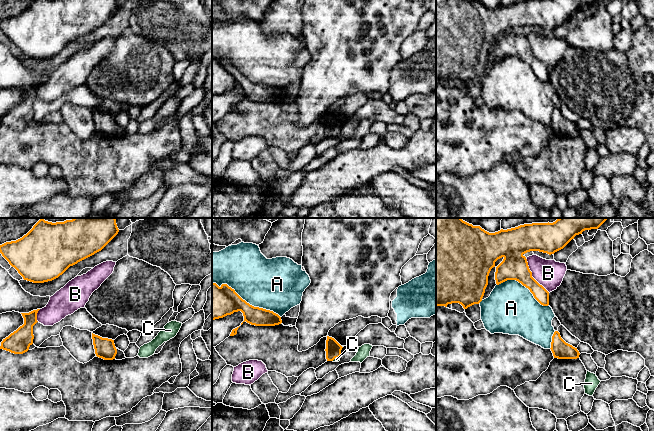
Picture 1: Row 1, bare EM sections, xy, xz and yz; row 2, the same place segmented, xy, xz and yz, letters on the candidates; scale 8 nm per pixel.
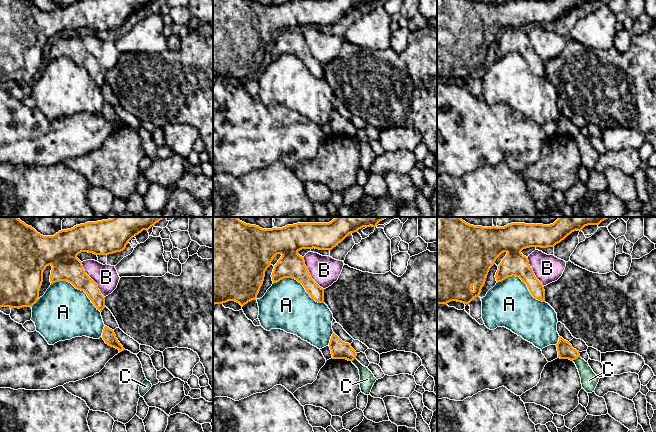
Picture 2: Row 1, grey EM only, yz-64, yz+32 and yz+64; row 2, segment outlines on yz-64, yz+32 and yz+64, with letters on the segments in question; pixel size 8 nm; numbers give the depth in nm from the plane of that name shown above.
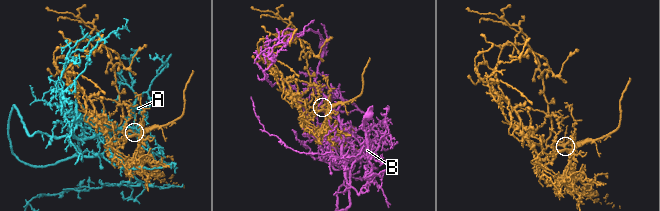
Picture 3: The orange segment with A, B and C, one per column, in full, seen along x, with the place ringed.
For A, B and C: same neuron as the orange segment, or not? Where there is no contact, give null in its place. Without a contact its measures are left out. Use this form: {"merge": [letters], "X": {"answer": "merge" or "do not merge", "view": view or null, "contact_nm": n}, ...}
{"merge": ["C"], "A": {"answer": "do not merge", "view": "xz", "contact_nm": 600}, "B": {"answer": "do not merge", "view": "yz", "contact_nm": 340}, "C": {"answer": "merge", "view": "xz", "contact_nm": 70}}

